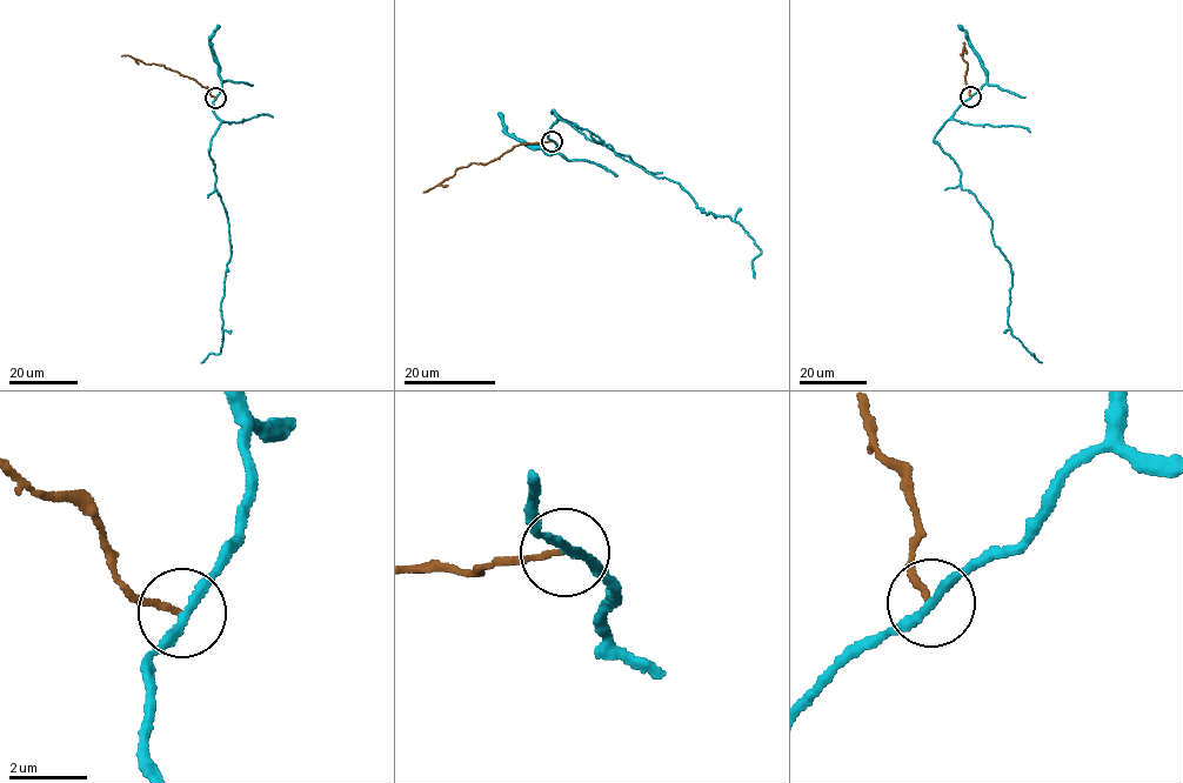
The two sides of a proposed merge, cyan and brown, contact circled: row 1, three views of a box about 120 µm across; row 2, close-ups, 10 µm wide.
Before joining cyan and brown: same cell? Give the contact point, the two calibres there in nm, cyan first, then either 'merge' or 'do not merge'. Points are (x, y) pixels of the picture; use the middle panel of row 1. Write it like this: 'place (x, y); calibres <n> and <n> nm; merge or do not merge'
place (552, 141); calibres 200 and 130 nm; do not merge

